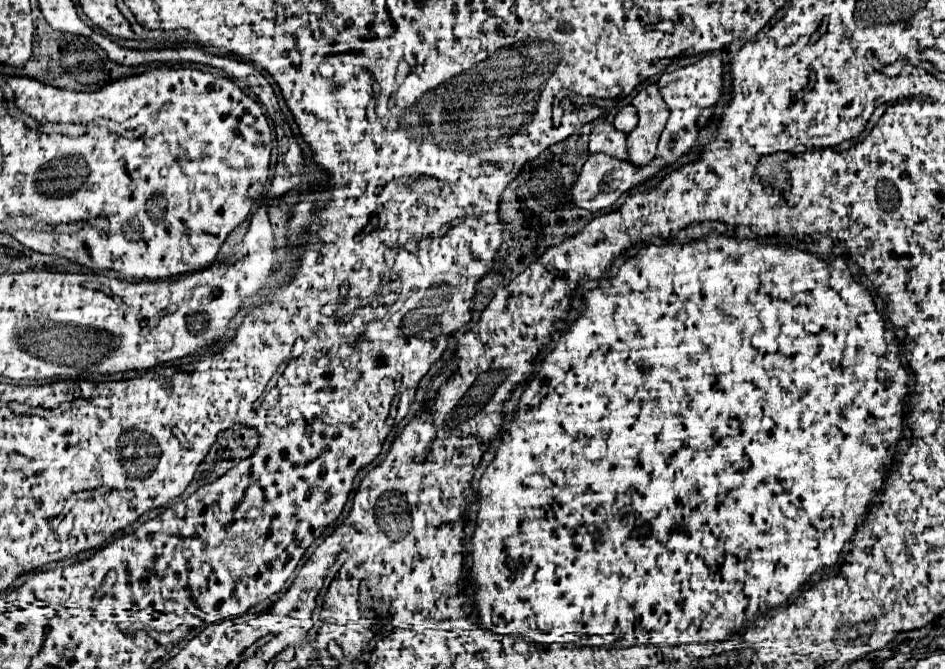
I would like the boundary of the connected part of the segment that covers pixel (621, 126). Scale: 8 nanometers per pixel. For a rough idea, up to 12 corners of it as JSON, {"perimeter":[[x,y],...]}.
{"perimeter":[[633,104],[619,108],[613,126],[625,134],[638,124]]}

